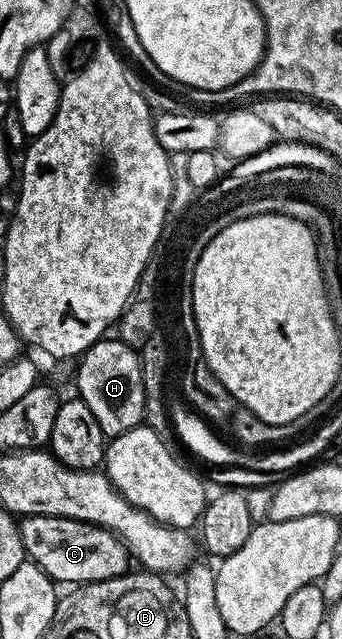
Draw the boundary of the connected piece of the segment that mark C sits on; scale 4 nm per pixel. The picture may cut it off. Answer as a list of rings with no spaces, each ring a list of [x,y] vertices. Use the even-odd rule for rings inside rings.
[[[34,515],[23,518],[19,522],[19,527],[27,560],[36,564],[47,577],[51,577],[57,583],[65,581],[68,587],[79,587],[87,585],[89,581],[105,581],[120,577],[126,571],[126,565],[124,565],[126,550],[123,541],[109,529],[102,528],[101,525],[91,525],[85,521],[65,517]]]

